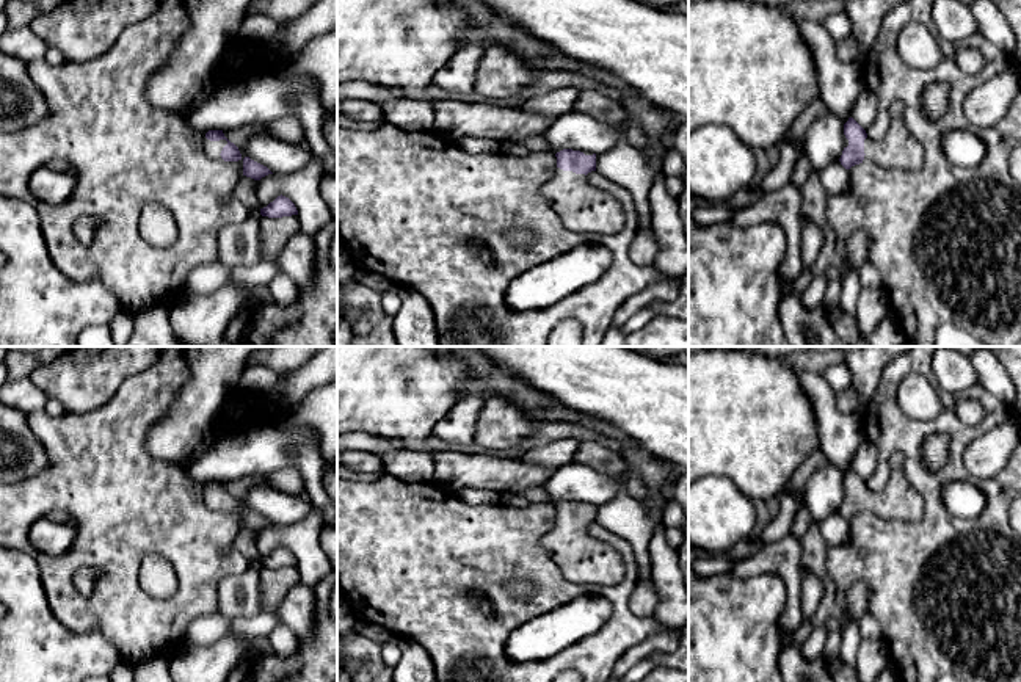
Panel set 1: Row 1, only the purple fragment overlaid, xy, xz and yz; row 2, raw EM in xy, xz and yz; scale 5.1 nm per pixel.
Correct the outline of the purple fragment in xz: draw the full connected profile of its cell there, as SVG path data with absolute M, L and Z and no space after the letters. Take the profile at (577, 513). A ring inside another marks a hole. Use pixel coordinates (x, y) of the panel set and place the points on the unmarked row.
M563 500L555 505L557 522L554 528L541 538L543 549L574 583L613 586L624 579L624 560L618 550L587 533L587 525L596 522L596 505Z

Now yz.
M894 452L888 463L889 478L878 492L869 489L853 469L844 475L845 497L839 513L845 521L863 513L910 522L922 519L925 505L907 478L903 453Z

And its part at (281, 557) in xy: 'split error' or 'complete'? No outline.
complete

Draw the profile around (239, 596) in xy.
M260 564L227 575L218 585L218 613L227 618L251 618L262 613Z

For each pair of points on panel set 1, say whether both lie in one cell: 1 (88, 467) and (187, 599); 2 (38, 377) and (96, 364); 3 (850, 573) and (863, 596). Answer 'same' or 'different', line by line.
1: same
2: same
3: different

